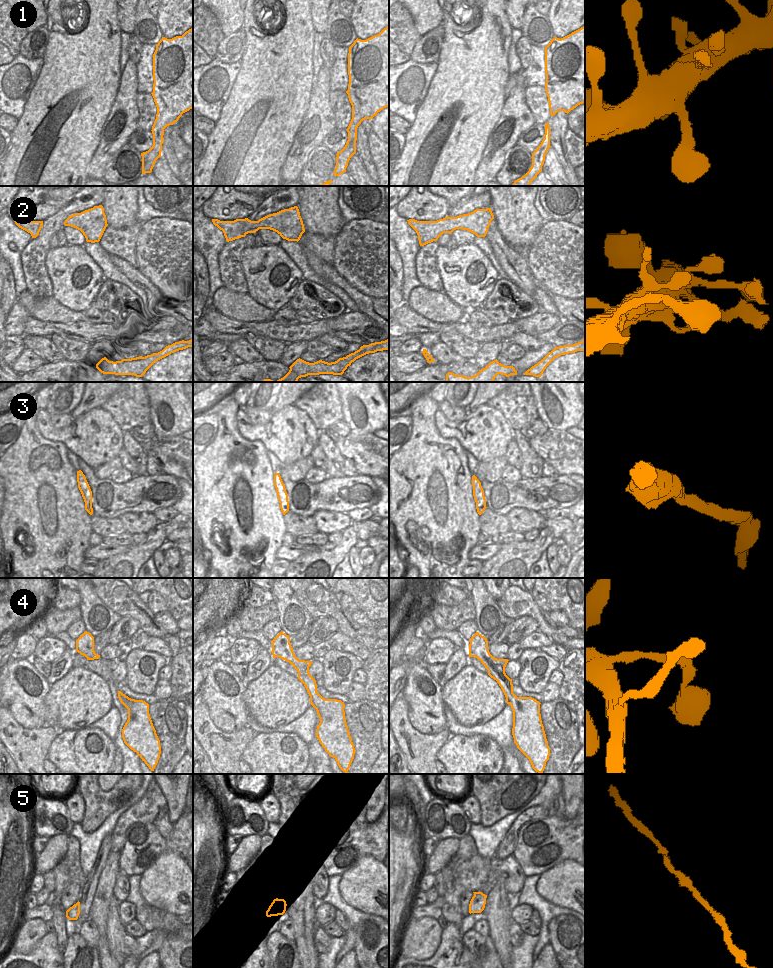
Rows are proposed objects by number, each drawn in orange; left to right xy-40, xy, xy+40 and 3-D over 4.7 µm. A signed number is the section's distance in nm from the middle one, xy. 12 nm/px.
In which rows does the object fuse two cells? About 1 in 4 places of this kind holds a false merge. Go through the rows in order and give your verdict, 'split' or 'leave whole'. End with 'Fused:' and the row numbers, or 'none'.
1: leave whole
2: leave whole
3: leave whole
4: leave whole
5: leave whole
Fused: none

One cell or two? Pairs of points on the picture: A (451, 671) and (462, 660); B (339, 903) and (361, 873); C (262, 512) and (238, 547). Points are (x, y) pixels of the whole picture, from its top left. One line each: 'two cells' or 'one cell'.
A: one cell
B: two cells
C: one cell

